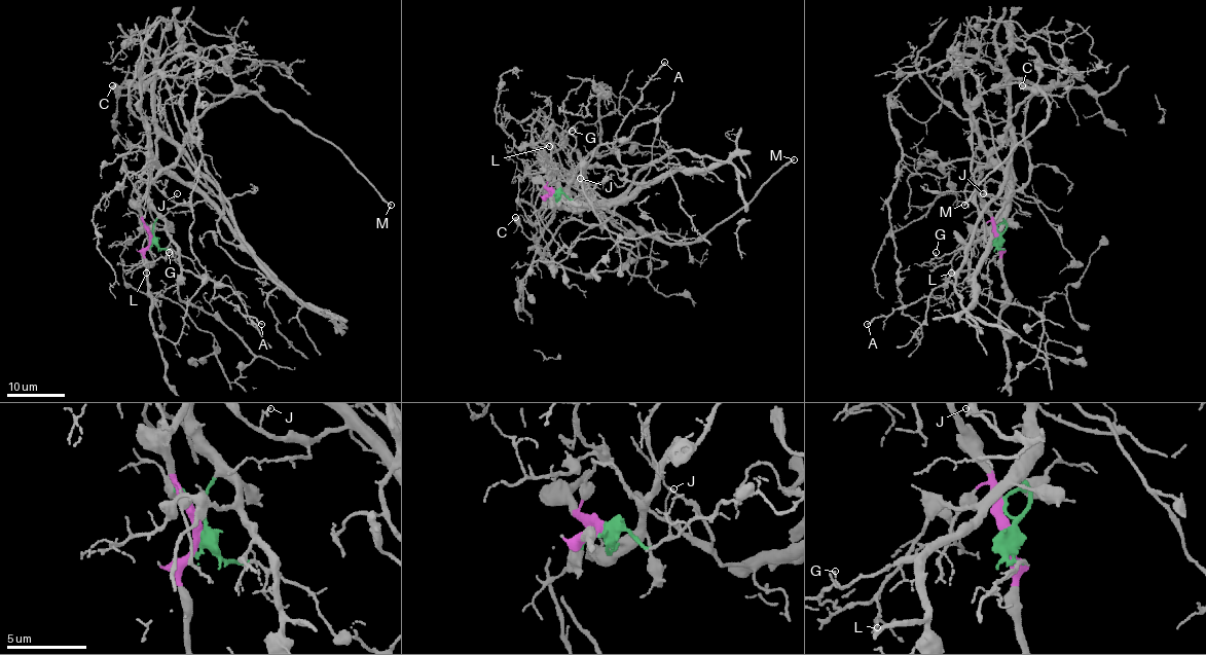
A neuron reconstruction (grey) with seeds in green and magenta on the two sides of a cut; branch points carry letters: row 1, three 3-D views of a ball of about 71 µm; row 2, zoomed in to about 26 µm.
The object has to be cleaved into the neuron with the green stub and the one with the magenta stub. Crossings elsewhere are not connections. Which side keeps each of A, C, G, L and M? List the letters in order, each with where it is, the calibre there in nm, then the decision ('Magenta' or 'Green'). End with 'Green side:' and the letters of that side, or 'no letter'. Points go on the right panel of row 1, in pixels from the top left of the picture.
A: Place: (867, 324). Thickness 200 nm. Green
C: Place: (1022, 85). Thickness 700 nm. Green
G: Place: (936, 252). Thickness 120 nm. Green
L: Place: (951, 273). Thickness 120 nm. Green
M: Place: (964, 205). Thickness 240 nm. Magenta
Green side: A, C, G, L

